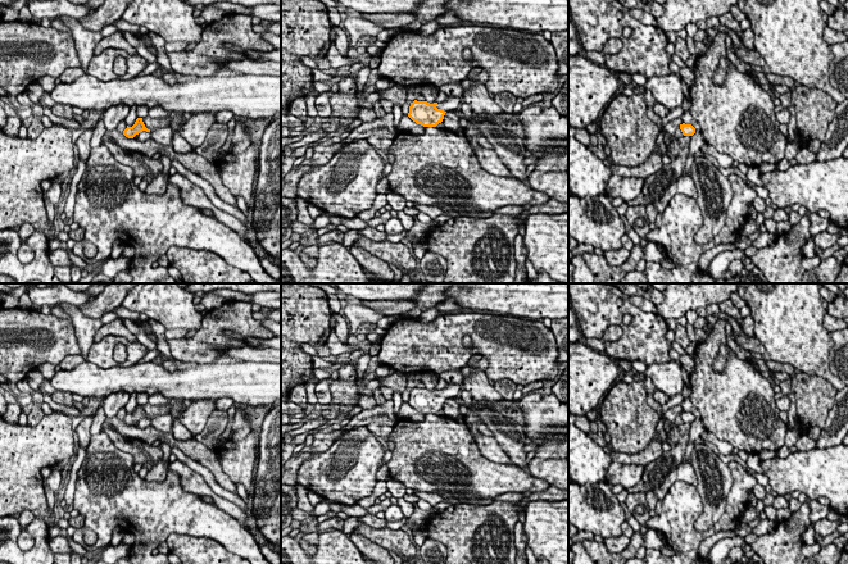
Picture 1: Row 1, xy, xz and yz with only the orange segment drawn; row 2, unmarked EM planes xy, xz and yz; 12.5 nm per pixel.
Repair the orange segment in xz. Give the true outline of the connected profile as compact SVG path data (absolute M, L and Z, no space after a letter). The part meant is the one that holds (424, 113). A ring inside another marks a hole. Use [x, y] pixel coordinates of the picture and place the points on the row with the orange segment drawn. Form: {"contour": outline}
{"contour": "M449 97L443 103L430 104L427 101L411 103L408 117L423 127L436 127L443 122L446 112L454 112L458 109L462 99Z"}

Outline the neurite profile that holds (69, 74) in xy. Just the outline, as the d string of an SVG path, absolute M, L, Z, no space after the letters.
M77 67L77 68L68 68L65 69L60 76L59 79L62 83L71 83L73 82L76 78L83 76L83 70Z

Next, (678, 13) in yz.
M667 0L663 4L665 13L656 19L665 33L679 32L688 23L697 24L711 17L721 17L736 4L738 0Z

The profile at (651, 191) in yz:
M690 136L679 140L679 155L668 164L663 164L662 169L650 174L644 179L644 186L638 197L629 201L629 206L654 204L661 191L674 183L681 174L686 164L689 154Z

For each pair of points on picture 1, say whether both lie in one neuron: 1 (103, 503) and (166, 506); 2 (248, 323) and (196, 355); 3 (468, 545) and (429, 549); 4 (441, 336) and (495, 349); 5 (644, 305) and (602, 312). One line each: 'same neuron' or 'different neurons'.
1: same neuron
2: same neuron
3: different neurons
4: same neuron
5: different neurons

